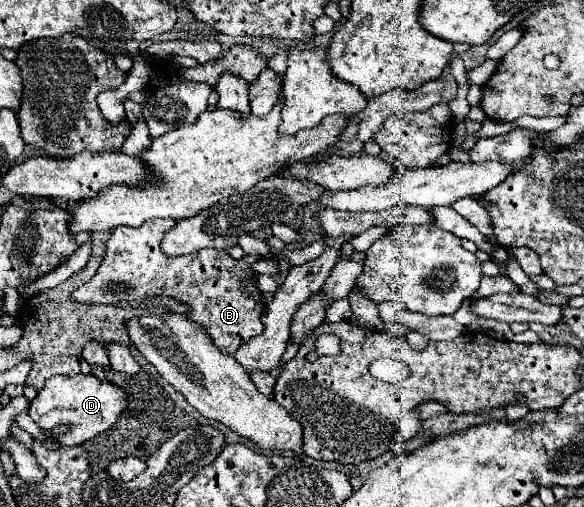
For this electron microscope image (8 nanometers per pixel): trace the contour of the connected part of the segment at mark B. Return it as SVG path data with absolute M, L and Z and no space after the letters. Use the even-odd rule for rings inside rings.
M154 220L144 222L144 226L138 228L118 226L112 230L110 240L106 242L104 260L96 276L78 288L74 292L74 298L76 302L112 306L118 302L132 302L150 296L174 298L180 304L188 306L188 312L184 316L200 324L222 354L232 356L246 340L260 336L264 330L264 324L260 320L264 312L264 300L262 292L258 290L256 274L250 268L256 260L260 260L260 256L244 254L240 260L234 260L228 250L206 248L200 250L200 254L170 258L160 250L160 240L174 226L176 222L172 220ZM110 284L124 284L126 292L122 296L116 296L112 290L108 290Z

